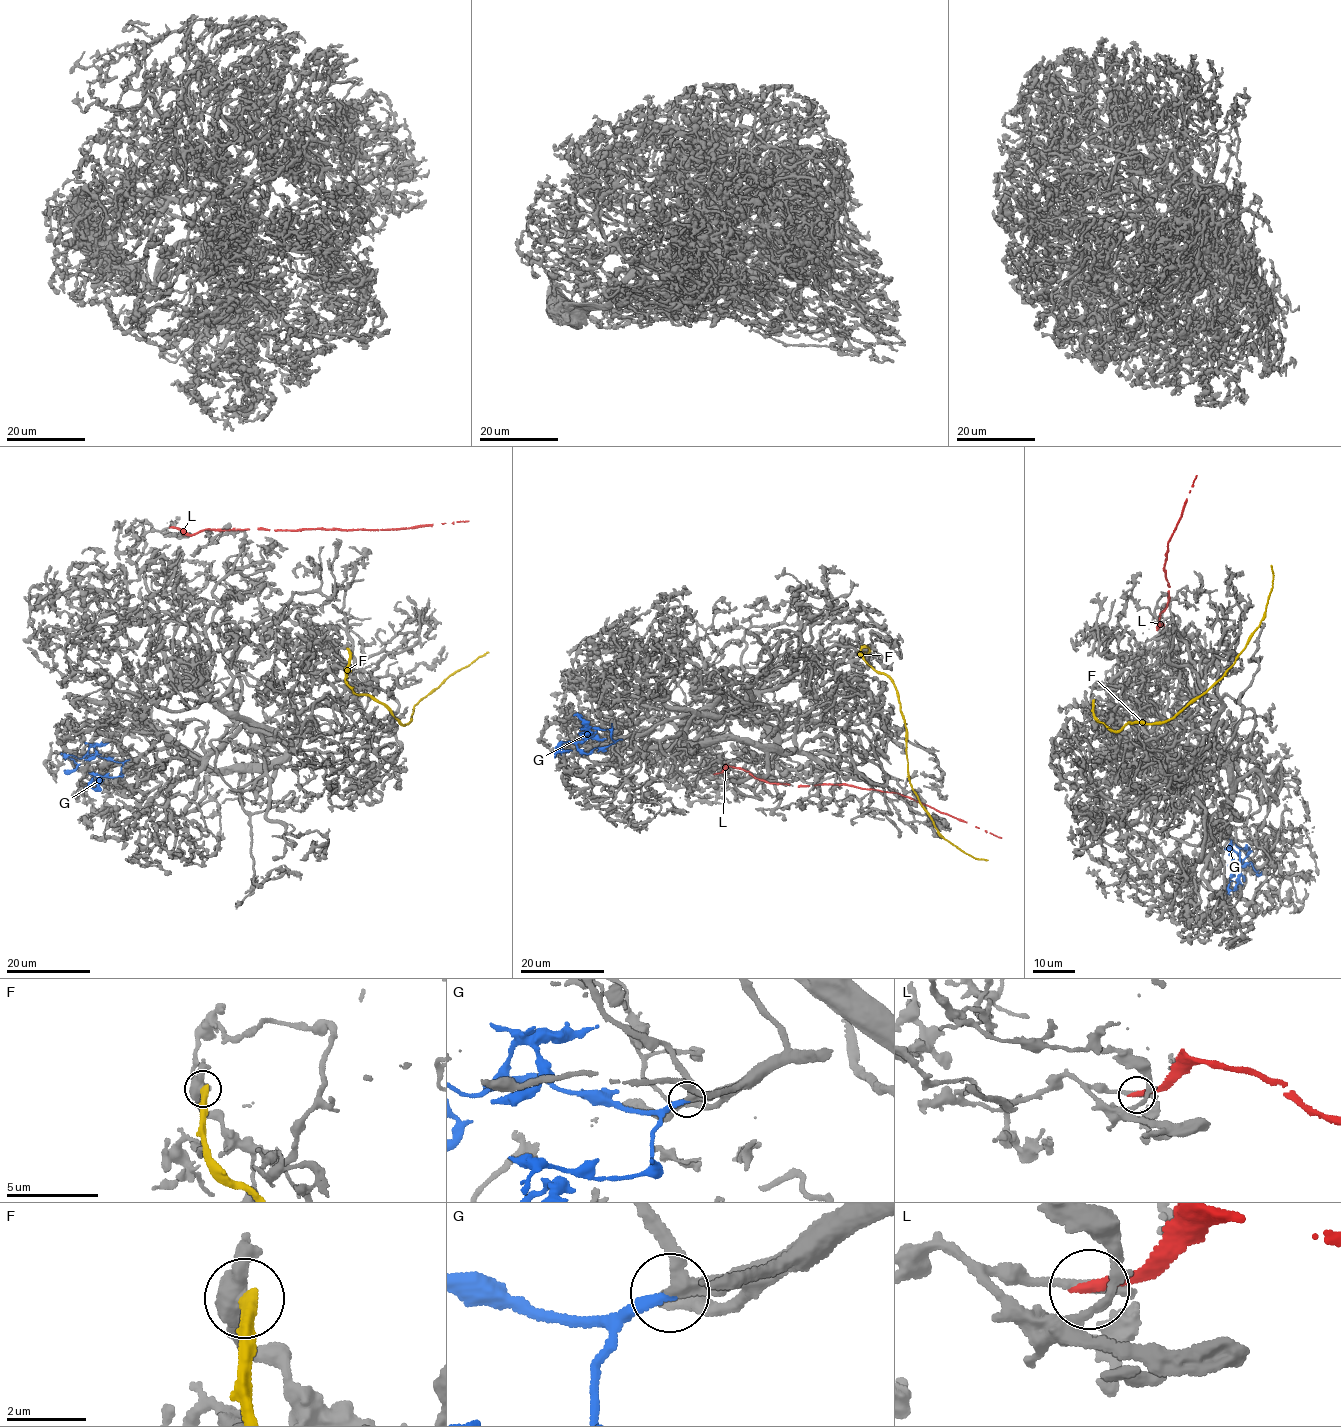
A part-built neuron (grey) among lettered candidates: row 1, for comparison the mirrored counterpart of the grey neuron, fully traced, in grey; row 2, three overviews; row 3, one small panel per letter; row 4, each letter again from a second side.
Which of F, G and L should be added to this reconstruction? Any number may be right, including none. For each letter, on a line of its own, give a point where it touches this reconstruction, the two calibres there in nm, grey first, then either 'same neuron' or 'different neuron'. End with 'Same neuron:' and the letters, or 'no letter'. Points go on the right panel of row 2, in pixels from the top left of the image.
F: (1093, 700) | 500/400 nm | different neuron
G: (1235, 844) | 280/240 nm | same neuron
L: (1164, 624) | 340/280 nm | different neuron
Same neuron: G

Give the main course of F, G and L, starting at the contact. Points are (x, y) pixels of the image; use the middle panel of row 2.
F: (868, 652), (866, 646), (858, 654), (889, 678), (896, 690), (909, 783), (921, 804), (945, 839), (987, 860)
G: (622, 739), (584, 754), (574, 743), (564, 742), (561, 747), (568, 750), (557, 752), (555, 758)
L: (715, 774), (729, 767), (737, 767), (769, 782), (789, 785), (846, 783), (894, 791), (1001, 838)

